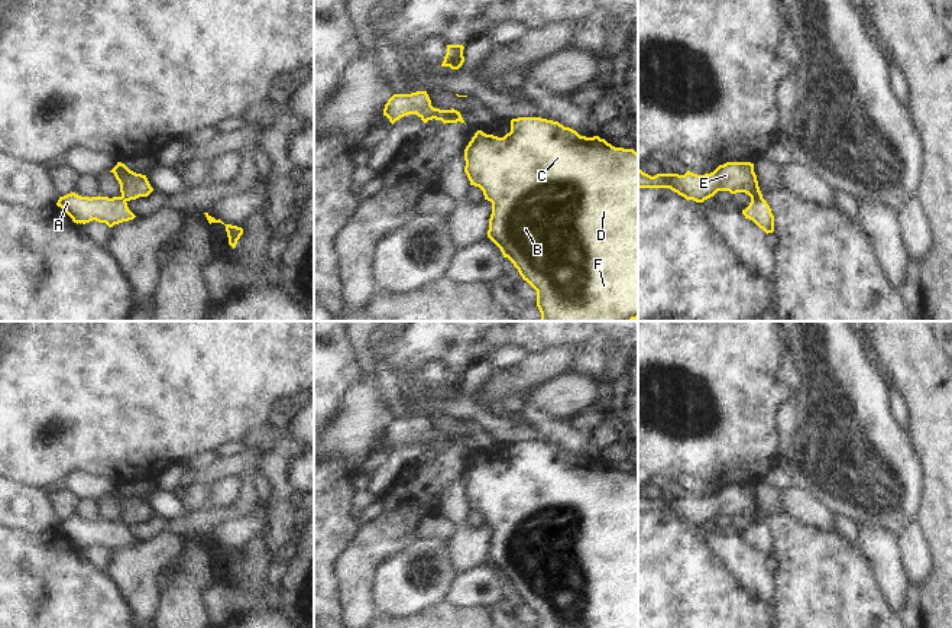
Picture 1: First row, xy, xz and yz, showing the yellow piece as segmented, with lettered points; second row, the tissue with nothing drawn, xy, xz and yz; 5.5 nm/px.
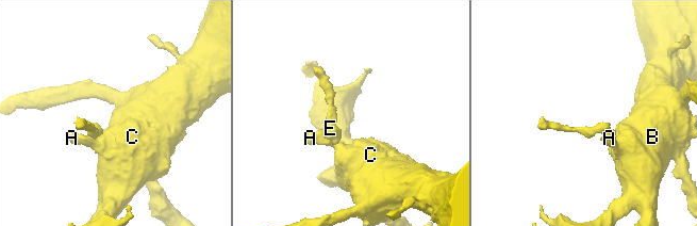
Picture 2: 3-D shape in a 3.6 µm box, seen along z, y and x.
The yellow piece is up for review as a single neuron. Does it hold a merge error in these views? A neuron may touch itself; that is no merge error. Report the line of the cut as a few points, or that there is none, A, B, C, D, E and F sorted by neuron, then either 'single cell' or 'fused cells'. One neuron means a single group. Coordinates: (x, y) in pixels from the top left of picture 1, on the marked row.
cut xz (447, 110), (450, 122); groups A B C D F / E; fused cells

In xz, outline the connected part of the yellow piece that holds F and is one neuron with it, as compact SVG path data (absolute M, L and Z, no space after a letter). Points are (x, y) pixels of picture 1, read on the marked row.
M518 117L511 120L511 132L503 137L477 130L464 149L464 172L470 185L483 191L492 203L488 237L518 269L524 281L537 291L540 321L634 321L638 318L638 153L634 149L615 148L599 136L580 136L558 122L541 117Z

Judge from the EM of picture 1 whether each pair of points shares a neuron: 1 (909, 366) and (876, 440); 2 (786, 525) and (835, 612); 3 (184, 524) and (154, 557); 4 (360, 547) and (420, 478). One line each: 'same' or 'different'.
1: different
2: same
3: different
4: same

